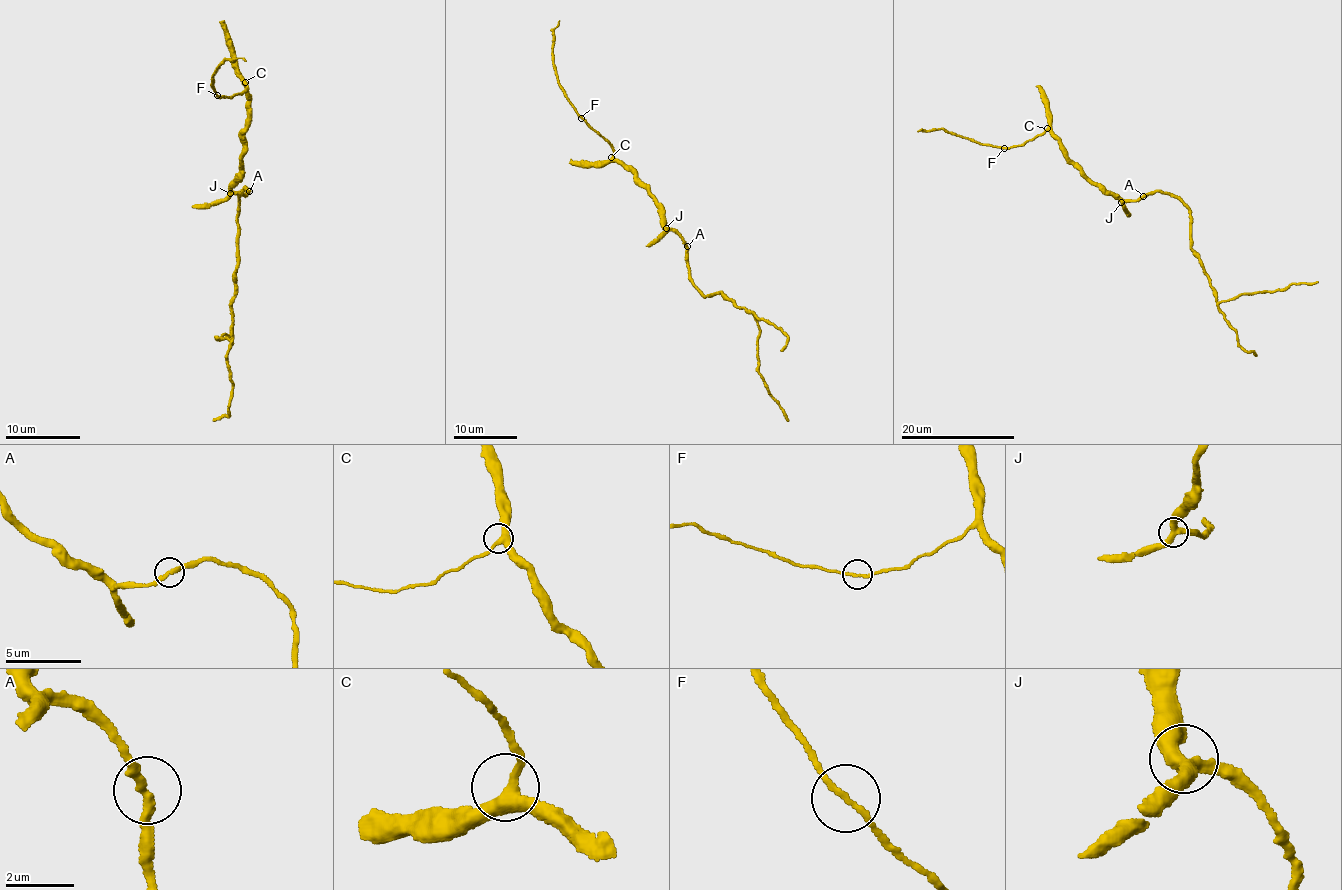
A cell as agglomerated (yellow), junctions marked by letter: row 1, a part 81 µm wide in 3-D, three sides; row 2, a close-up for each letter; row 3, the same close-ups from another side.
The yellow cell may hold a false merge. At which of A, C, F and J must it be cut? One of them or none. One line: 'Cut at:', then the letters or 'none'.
Cut at: none

